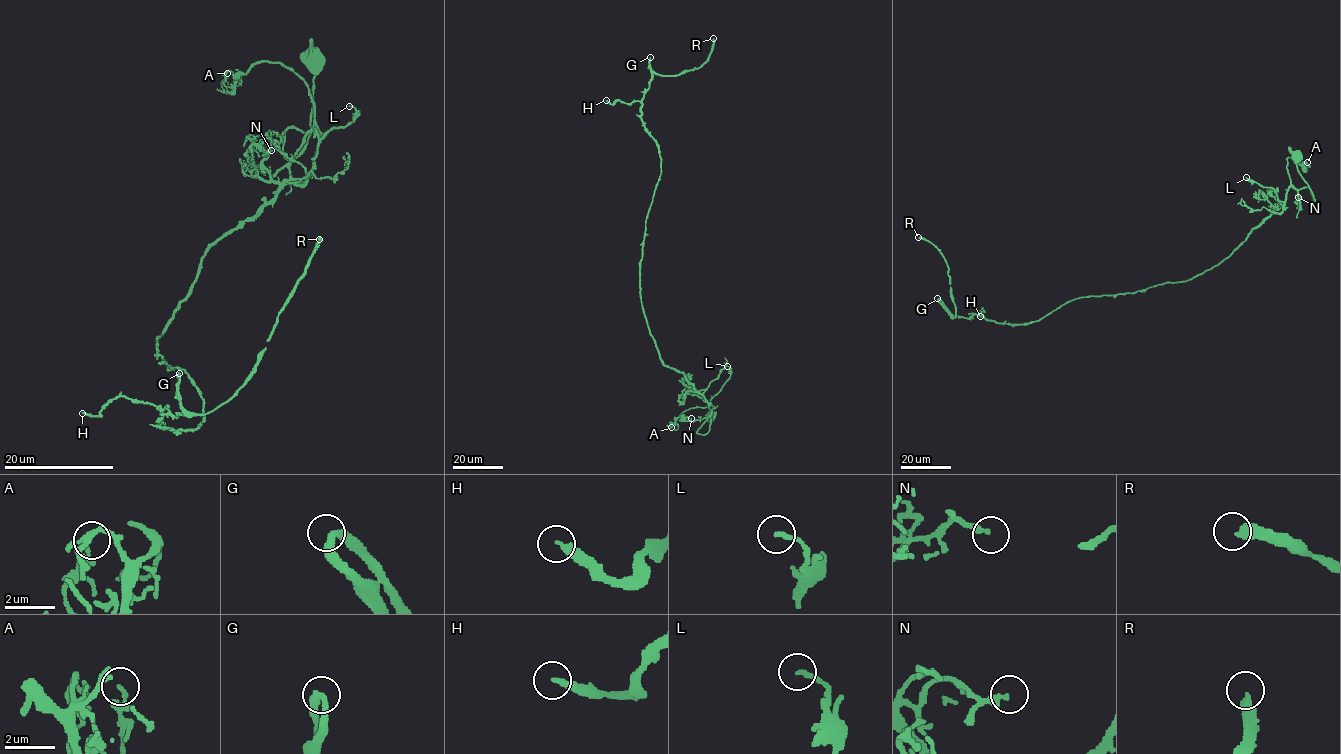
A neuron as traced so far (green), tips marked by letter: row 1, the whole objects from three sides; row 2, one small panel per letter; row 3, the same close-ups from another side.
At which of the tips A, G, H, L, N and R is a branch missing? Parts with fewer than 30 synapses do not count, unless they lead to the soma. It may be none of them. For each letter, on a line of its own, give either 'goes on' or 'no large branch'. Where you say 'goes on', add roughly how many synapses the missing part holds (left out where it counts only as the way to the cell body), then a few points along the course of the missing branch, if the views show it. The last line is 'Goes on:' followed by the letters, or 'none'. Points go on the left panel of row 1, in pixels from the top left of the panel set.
A: no large branch
G: no large branch
H: no large branch
L: no large branch
N: no large branch
R: goes on | 450 syn
Goes on: R

